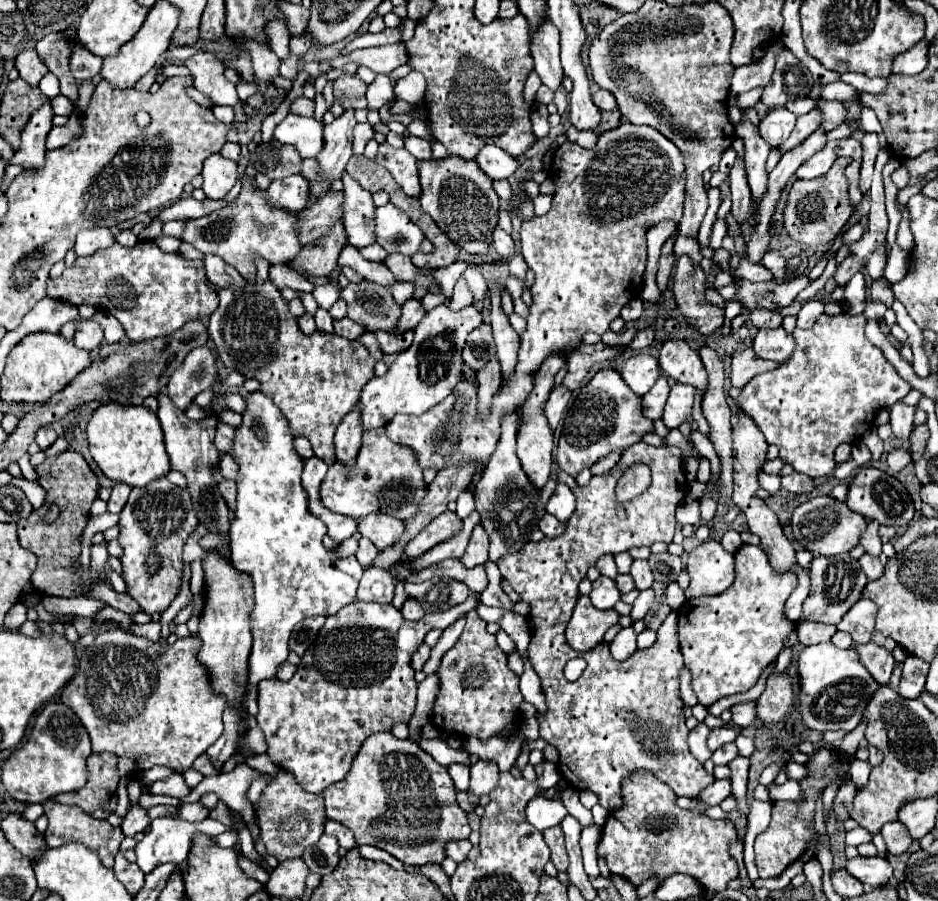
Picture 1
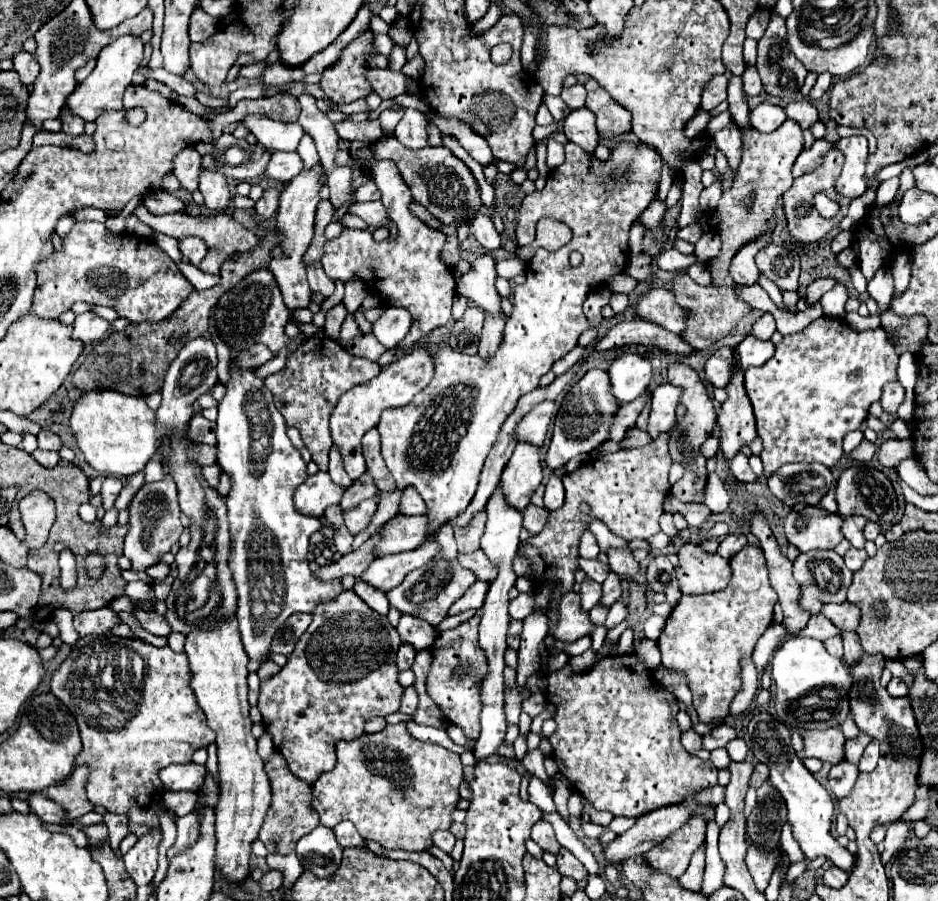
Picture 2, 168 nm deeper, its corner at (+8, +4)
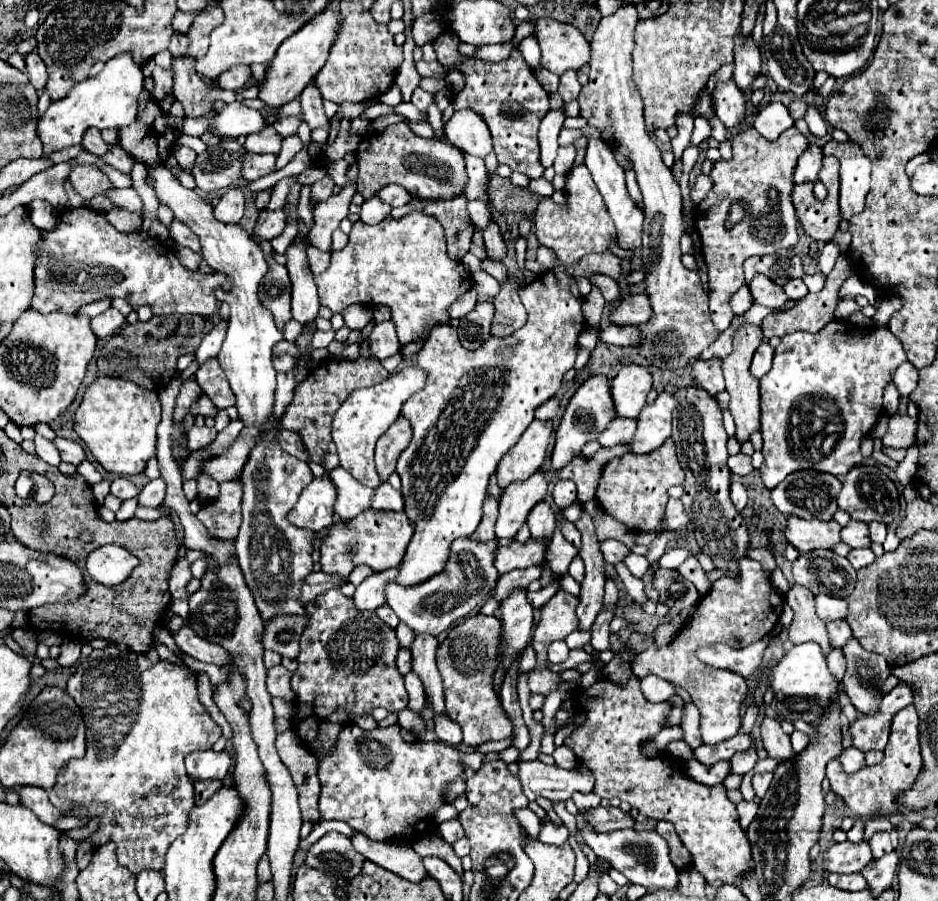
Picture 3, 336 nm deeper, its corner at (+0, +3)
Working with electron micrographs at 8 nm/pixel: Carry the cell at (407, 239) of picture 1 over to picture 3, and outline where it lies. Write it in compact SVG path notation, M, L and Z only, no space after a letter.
M372 197L372 199L368 199L368 201L362 203L362 207L360 207L360 219L366 225L376 225L382 219L386 219L390 215L390 211L392 211L390 205L382 203L378 197Z

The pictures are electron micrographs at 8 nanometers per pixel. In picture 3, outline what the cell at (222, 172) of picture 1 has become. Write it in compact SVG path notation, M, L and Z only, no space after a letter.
M228 189L214 207L214 215L224 223L238 223L244 215L244 193L240 189Z

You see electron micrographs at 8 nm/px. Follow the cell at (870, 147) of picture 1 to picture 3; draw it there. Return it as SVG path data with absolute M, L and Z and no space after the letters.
M854 141L824 143L824 153L840 159L840 211L844 219L860 213L870 191L870 159Z

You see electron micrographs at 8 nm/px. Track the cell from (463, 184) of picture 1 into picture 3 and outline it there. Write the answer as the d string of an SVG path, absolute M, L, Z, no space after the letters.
M406 123L390 125L382 133L364 135L356 149L356 163L358 163L358 193L362 193L366 199L374 197L380 187L390 183L402 185L406 191L410 191L414 197L420 197L420 199L454 199L454 195L464 193L468 183L462 151L458 151L452 143L418 137Z

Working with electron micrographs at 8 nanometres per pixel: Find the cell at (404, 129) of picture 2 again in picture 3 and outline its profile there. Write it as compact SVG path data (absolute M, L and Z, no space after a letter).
M416 89L416 91L412 93L412 105L414 105L416 109L420 109L422 113L432 105L432 101L434 101L434 97L432 97L430 93L422 91L422 89Z

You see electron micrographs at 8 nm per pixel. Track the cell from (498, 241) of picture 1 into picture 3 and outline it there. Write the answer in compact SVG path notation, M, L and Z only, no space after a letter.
M470 201L470 203L468 203L468 215L470 215L470 219L474 221L474 225L476 225L478 229L486 229L486 227L492 223L490 211L488 211L486 205L480 203L480 201Z

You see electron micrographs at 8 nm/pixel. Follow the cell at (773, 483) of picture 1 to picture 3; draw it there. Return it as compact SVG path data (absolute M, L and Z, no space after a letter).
M738 453L738 455L730 457L730 459L728 459L728 467L730 467L730 471L736 473L736 475L748 475L748 473L754 471L754 467L752 467L752 463L750 463L750 457L744 455L744 453Z

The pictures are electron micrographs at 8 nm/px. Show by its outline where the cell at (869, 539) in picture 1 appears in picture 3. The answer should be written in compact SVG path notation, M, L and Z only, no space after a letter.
M850 521L842 529L842 541L848 543L850 547L870 547L870 537L868 537L868 525L862 521Z

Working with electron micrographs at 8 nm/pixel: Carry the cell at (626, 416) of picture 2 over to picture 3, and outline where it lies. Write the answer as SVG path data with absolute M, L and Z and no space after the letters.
M614 419L608 429L598 437L598 443L602 447L614 447L620 443L630 443L634 439L634 431L636 431L636 419Z

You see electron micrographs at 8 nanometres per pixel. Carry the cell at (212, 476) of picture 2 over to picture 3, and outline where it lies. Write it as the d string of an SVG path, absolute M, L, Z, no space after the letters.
M200 475L198 477L198 491L200 491L200 495L202 495L202 499L206 497L206 499L210 499L210 501L214 501L216 497L218 497L218 491L220 491L220 485L210 477L210 475Z

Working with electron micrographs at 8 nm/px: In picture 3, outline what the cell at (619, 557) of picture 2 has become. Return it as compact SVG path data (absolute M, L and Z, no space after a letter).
M616 539L602 541L602 543L600 543L600 549L602 549L602 553L604 553L606 563L612 563L612 565L622 563L624 557L630 555L630 549L628 549L626 545L622 545L620 541L616 541Z

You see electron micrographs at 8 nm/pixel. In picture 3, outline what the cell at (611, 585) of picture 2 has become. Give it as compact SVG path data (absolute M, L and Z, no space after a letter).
M604 607L596 621L594 621L594 627L592 627L592 647L594 651L606 651L610 649L610 641L608 641L608 635L610 635L610 621L614 619L616 615L616 607Z

